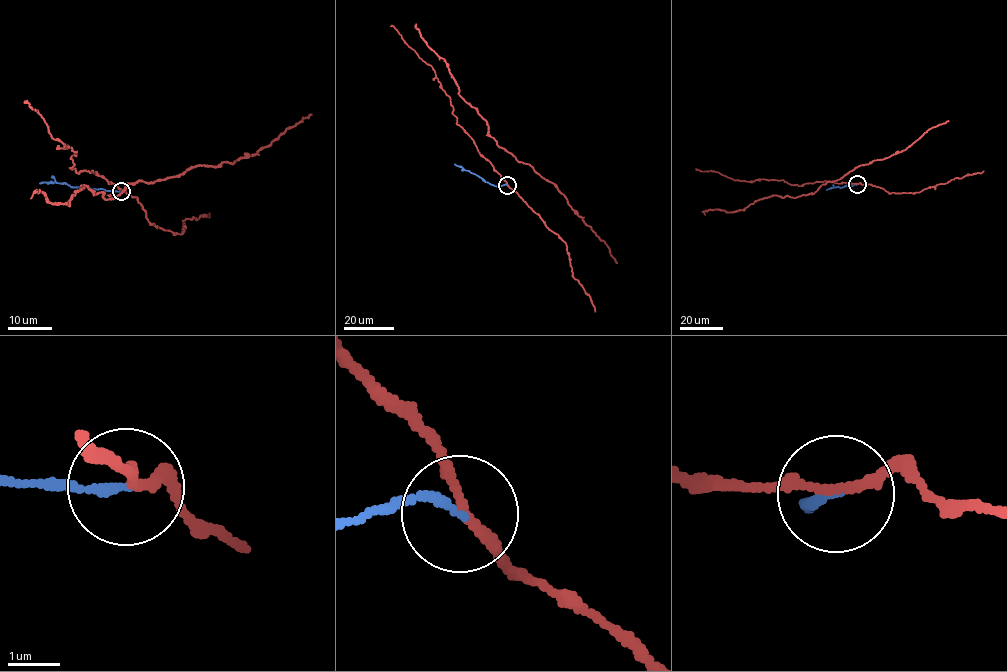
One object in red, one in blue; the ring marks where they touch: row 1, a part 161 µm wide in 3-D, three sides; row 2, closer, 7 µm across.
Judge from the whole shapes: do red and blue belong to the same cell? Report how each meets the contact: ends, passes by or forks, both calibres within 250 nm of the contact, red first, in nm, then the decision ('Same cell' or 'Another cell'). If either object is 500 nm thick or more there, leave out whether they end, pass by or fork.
At the ring red passes by. At the ring blue ends. Thickness 170 nm (red) against 160 nm. Another cell

